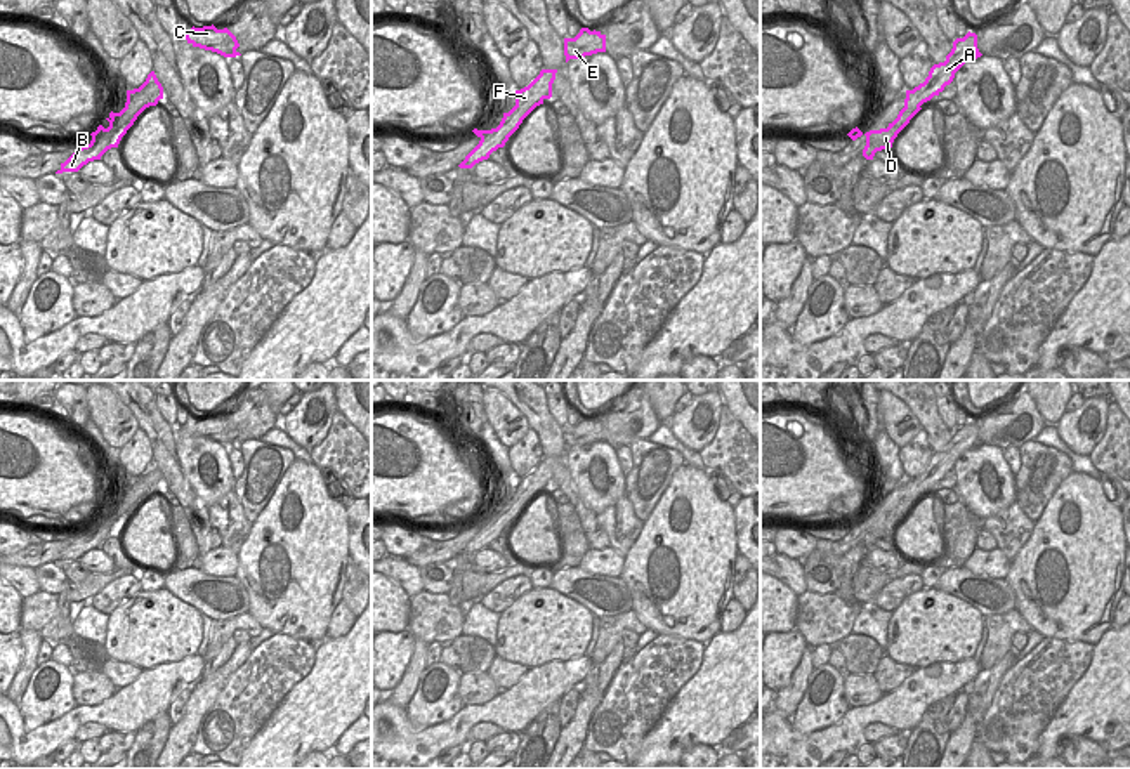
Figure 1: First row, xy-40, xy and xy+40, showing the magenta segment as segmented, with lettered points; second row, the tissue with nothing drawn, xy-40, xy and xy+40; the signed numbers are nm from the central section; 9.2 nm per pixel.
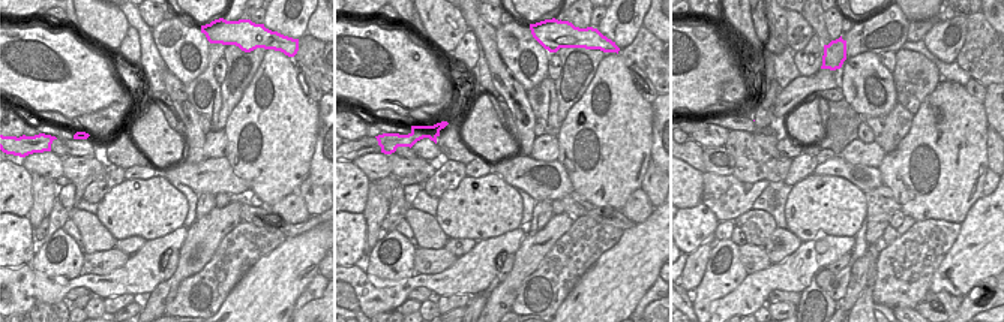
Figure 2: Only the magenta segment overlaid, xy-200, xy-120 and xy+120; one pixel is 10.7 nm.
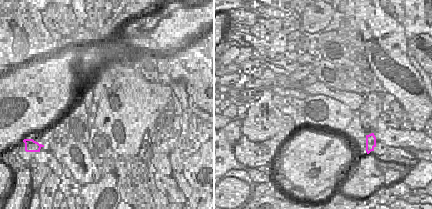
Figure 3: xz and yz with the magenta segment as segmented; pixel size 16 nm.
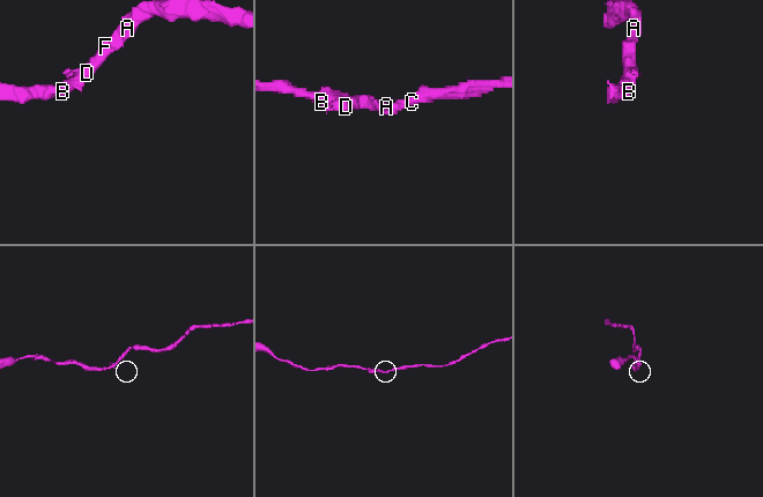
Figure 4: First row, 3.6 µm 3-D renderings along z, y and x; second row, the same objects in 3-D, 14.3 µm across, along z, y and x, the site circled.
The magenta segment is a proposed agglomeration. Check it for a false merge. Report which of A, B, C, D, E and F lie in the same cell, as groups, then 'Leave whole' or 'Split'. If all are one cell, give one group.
Groups: A B C D E F. Leave whole.

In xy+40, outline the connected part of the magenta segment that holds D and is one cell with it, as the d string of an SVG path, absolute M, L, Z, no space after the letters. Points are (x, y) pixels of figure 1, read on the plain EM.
M967 422L963 427L953 431L951 441L946 444L944 451L934 453L923 472L913 479L906 479L904 496L899 500L897 507L889 512L887 517L866 521L866 535L863 545L873 549L877 540L892 536L897 523L910 512L910 509L922 498L920 495L939 484L946 474L955 467L955 462L969 450L981 446L977 437L977 424Z

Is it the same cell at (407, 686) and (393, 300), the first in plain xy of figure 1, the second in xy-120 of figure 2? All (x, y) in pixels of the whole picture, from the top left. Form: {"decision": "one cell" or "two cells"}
{"decision": "two cells"}

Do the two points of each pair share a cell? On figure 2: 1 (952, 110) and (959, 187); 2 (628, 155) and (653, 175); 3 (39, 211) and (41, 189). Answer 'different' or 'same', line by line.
1: same
2: different
3: same

